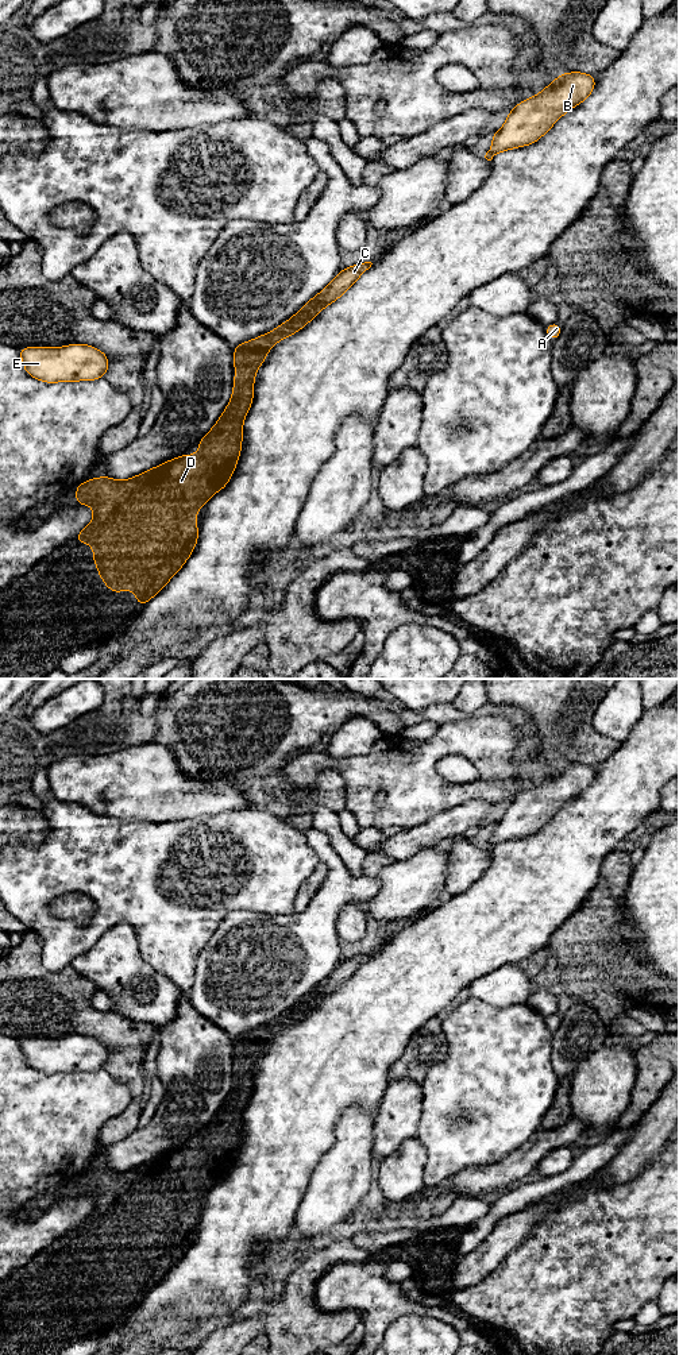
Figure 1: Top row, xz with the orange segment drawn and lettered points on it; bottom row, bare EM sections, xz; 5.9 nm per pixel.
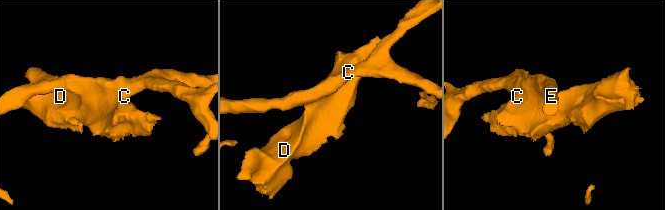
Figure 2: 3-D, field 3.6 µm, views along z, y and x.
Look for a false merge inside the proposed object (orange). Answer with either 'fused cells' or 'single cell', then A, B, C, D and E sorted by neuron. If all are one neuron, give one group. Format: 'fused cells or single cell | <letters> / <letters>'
fused cells | A B C E / D

